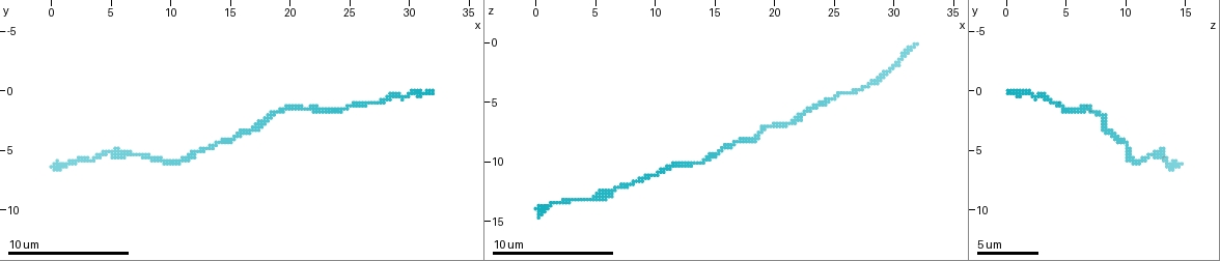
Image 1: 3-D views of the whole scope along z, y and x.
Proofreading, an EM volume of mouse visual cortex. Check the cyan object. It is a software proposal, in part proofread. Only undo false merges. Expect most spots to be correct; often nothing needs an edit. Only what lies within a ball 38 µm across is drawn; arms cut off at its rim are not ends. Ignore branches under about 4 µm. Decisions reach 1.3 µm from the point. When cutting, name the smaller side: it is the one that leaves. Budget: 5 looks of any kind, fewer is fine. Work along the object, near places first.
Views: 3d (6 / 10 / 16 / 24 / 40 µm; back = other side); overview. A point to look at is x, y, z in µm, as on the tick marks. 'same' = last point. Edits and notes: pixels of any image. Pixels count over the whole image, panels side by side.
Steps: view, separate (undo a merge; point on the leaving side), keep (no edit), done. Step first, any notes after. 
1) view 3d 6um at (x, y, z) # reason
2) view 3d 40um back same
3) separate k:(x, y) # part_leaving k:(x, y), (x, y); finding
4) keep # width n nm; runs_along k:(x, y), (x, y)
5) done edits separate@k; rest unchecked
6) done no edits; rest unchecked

view 3d 6um at (12.8, 5.0, 10.4) # a narrow waist

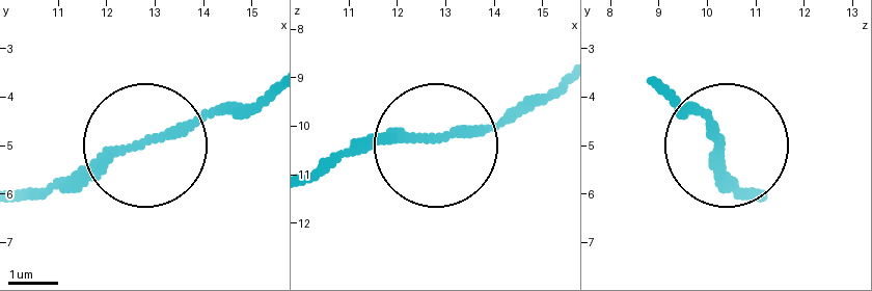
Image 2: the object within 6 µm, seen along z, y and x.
view 3d 6um back at (12.85, 4.95, 10.25) # from behind

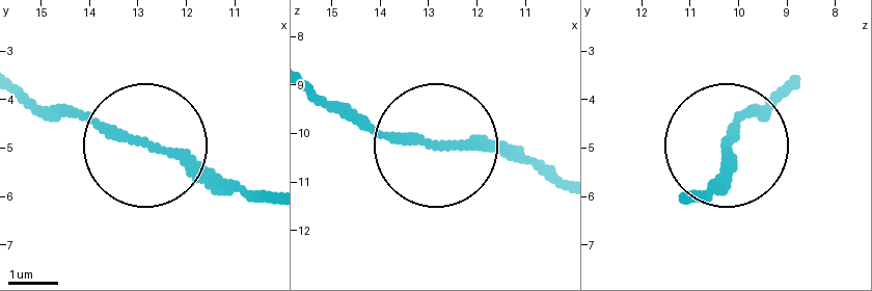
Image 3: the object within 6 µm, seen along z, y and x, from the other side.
keep # runs_along 3:(314, 88), (438, 151), (533, 159); all the same cell

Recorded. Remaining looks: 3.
view 3d 10um at (7.2, 5.4, 12.0)

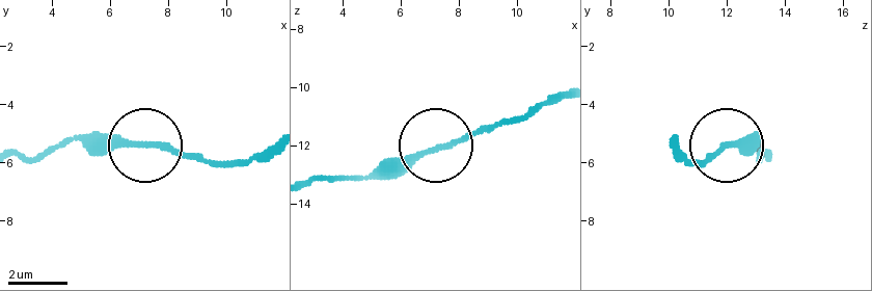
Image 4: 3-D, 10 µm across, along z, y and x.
keep # width 170 nm; runs_along 4:(561, 98), (464, 137), (382, 160), (355, 180); all the same cell

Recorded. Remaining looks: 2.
view 3d 10um at (24.8, 1.4, 4.8) # thick turns thin

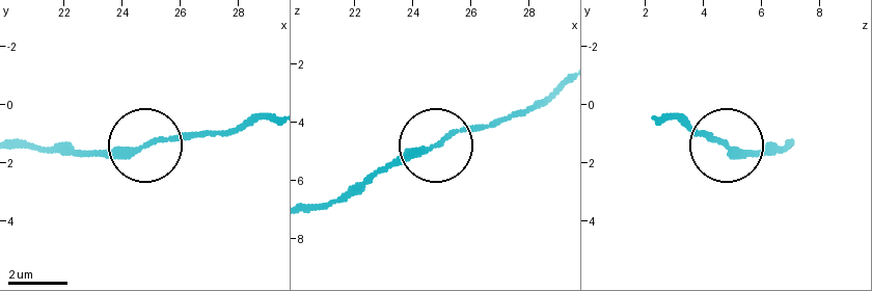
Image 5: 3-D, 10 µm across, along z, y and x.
view 3d 6um at (24.9, 1.4, 4.7)

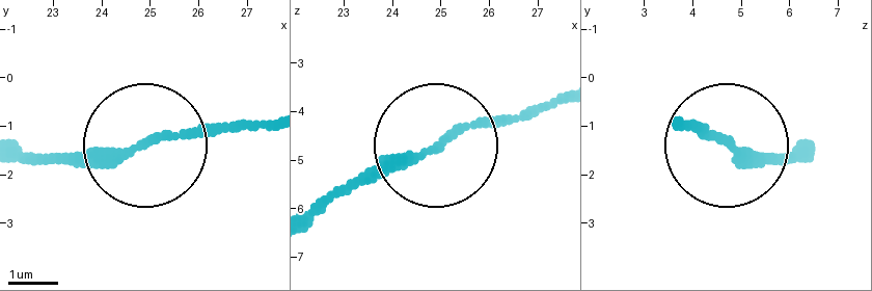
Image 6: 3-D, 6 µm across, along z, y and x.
keep # runs_along 6:(18, 152), (116, 152), (191, 127), (266, 127); all the same cell

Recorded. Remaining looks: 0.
done no edits; rest unchecked

